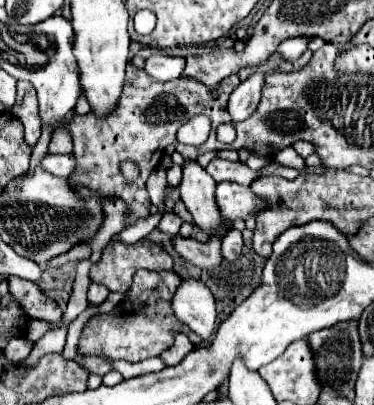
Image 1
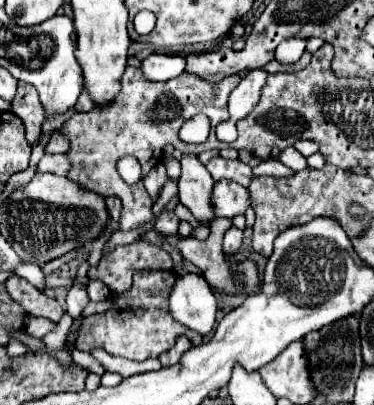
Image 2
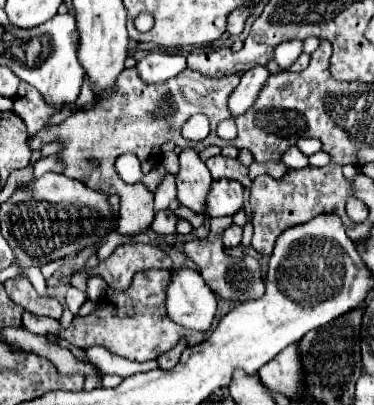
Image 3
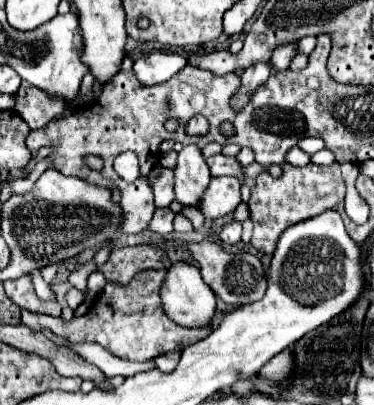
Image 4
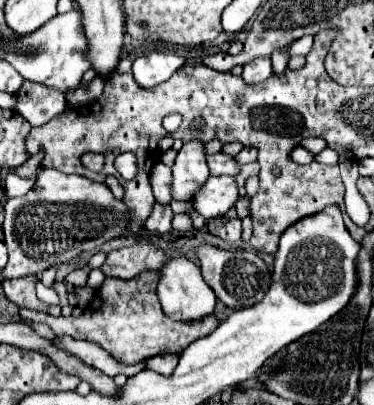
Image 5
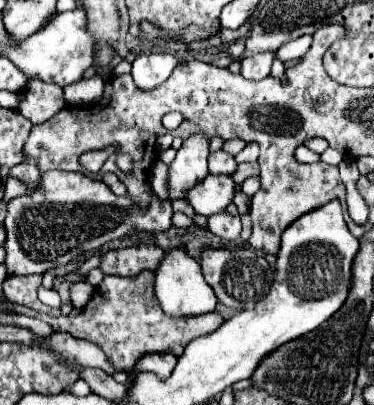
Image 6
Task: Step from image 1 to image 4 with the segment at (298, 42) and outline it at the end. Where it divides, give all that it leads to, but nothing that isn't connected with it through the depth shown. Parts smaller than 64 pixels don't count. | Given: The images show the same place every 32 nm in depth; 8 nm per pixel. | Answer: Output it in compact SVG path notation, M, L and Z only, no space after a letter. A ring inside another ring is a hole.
M288 44L288 46L282 46L282 48L276 48L276 52L272 54L272 66L274 66L274 70L276 72L282 72L282 70L286 70L288 68L288 64L290 64L290 60L296 56L296 52L294 52L294 44Z

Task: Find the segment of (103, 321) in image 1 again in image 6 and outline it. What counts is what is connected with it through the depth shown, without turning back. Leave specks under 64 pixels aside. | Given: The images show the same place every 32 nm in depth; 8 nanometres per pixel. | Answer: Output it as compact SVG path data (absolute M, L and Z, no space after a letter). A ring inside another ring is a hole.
M150 270L130 276L130 278L104 276L100 286L94 290L92 300L74 318L66 318L66 316L52 318L48 314L36 314L34 310L30 310L26 306L12 304L12 302L8 302L8 306L16 314L36 316L36 318L48 322L52 326L52 330L56 330L56 332L68 332L74 338L84 338L88 342L94 342L96 346L100 346L104 350L104 354L108 356L110 364L114 364L116 370L130 368L146 352L170 352L174 356L182 356L182 350L186 348L186 344L190 340L198 338L198 334L210 334L216 328L220 328L220 324L224 324L224 318L220 312L186 316L186 318L168 316L156 304L156 298L152 292L152 282L154 282L154 272L150 272Z

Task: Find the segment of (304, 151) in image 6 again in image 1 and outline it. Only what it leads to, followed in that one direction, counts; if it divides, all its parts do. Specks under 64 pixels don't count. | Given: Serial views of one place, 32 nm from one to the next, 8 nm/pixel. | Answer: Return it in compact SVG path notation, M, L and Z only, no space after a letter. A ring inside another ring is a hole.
M288 146L288 148L280 150L280 152L274 156L274 160L276 160L276 162L280 162L280 164L284 164L284 166L296 168L296 170L304 170L304 168L306 168L304 158L302 158L302 156L292 148L292 146Z

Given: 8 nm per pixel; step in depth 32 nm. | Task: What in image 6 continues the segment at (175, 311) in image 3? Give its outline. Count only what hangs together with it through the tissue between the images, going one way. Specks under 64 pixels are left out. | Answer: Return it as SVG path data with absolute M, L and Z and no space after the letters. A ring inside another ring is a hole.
M180 248L168 250L164 254L164 258L160 260L160 266L154 272L154 294L156 294L162 310L172 316L206 314L206 312L212 312L218 304L214 290L206 284L206 280L202 276L200 264Z

